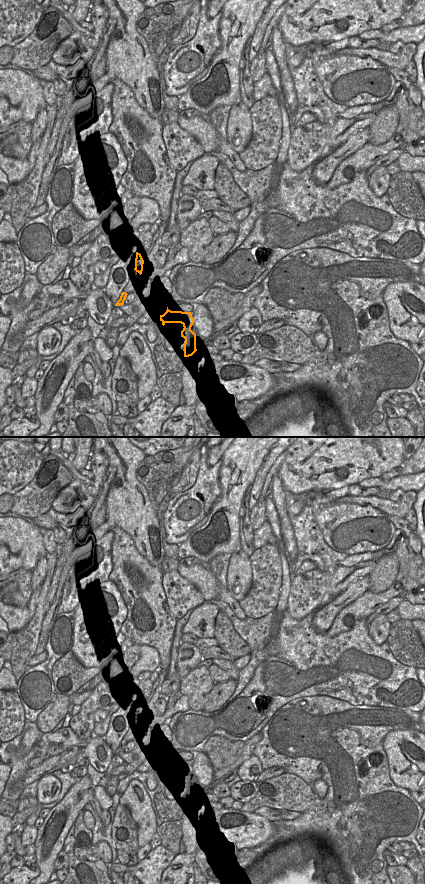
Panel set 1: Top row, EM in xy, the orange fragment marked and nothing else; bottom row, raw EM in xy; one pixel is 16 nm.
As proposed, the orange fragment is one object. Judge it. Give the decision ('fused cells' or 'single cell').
fused cells

